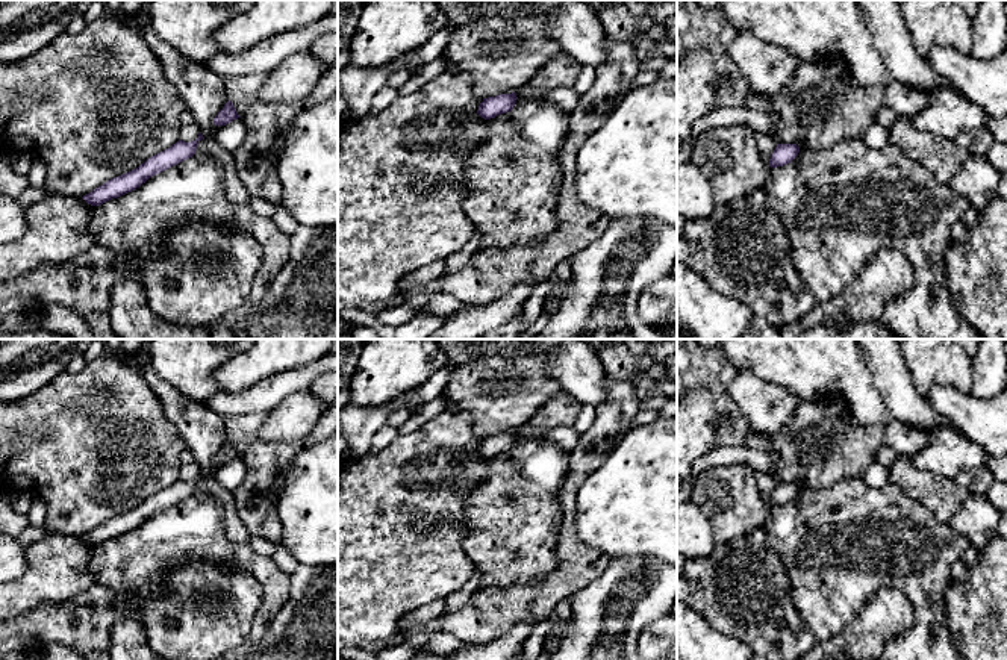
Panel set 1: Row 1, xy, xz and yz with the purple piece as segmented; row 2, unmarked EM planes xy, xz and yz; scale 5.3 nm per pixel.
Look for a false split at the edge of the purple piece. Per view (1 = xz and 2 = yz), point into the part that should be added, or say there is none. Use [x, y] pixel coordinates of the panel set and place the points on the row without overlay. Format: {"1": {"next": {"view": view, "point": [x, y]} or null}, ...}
{"1": {"next": null}, "2": {"next": null}}

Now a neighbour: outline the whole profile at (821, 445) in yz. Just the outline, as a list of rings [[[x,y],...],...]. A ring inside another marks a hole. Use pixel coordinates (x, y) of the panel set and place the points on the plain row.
[[[827,395],[824,398],[798,401],[792,422],[781,431],[766,437],[774,448],[774,454],[769,459],[777,469],[774,477],[777,483],[797,483],[800,489],[825,489],[845,478],[859,478],[869,465],[877,462],[875,454],[884,447],[884,427],[878,424],[854,425],[839,397]]]

